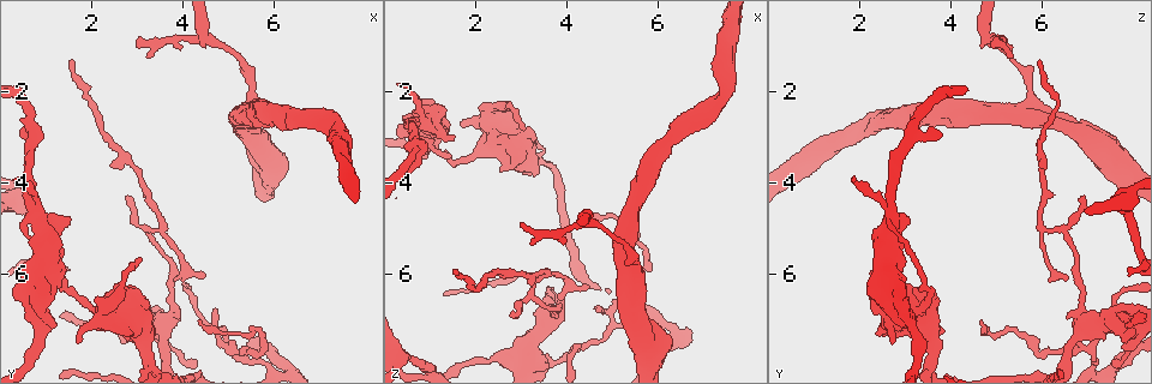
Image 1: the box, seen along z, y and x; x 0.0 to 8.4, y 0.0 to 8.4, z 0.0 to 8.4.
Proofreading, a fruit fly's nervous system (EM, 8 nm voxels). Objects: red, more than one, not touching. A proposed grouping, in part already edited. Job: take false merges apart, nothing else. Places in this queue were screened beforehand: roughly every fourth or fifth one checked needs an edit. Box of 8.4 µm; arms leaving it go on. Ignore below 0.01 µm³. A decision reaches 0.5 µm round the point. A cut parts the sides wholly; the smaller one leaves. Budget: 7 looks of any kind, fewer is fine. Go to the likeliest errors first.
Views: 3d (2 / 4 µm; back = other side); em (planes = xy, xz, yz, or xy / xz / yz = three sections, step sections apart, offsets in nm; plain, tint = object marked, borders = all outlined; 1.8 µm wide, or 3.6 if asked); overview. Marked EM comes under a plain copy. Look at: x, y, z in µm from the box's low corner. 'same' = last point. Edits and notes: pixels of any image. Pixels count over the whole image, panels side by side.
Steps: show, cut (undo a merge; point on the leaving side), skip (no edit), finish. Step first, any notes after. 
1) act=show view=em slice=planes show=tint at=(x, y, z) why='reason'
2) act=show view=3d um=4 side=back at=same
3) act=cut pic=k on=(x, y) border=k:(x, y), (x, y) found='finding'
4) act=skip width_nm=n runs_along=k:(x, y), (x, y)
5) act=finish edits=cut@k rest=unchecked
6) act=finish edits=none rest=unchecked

act=show view=3d um=2 at=(4.45, 0.80, 4.85) why='sudden change in width'

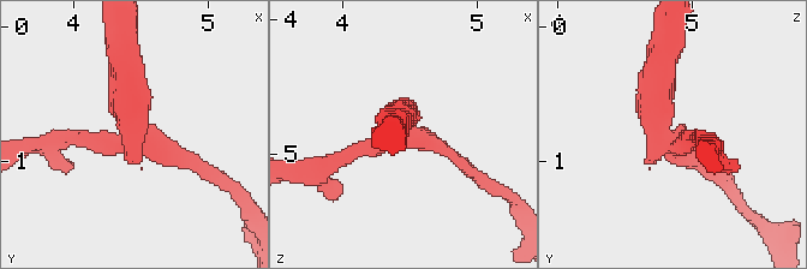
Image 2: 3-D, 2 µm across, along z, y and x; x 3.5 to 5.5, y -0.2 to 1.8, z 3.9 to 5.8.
act=show view=em slice=yz step=4 show=tint at=(4.42, 0.84, 4.88) arms=3

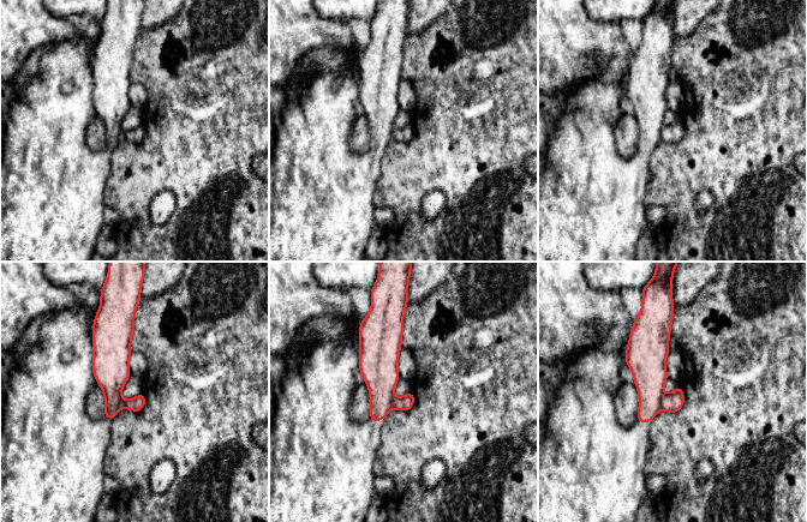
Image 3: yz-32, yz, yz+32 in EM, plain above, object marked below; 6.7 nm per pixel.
act=cut pic=3 on=(649, 370) found='a second cell is stuck on'

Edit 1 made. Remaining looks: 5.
act=show view=em slice=planes show=tint at=(0.85, 4.70, 2.65) why='sudden change in width'

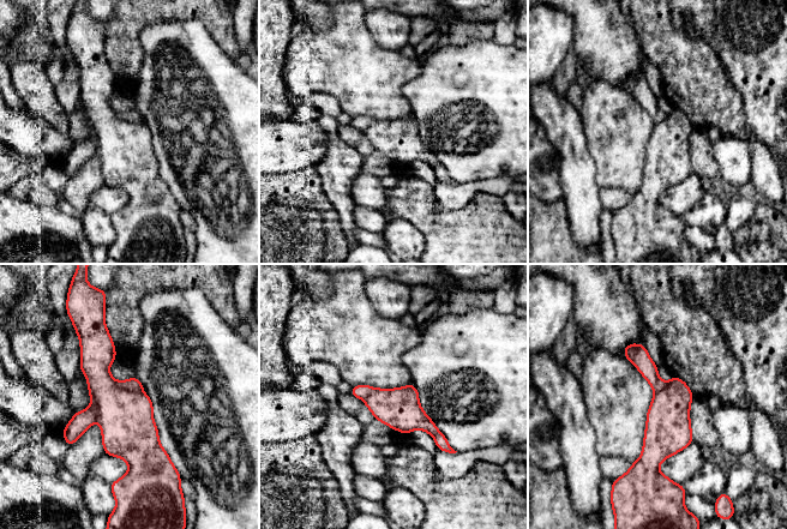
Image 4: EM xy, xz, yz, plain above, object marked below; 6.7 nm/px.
act=cut pic=4 on=(125, 416) border=4:(89, 388), (96, 401), (97, 420) found='a second cell is stuck on'

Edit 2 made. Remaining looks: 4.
act=finish edits=cut@3,cut@4 rest=unchecked

